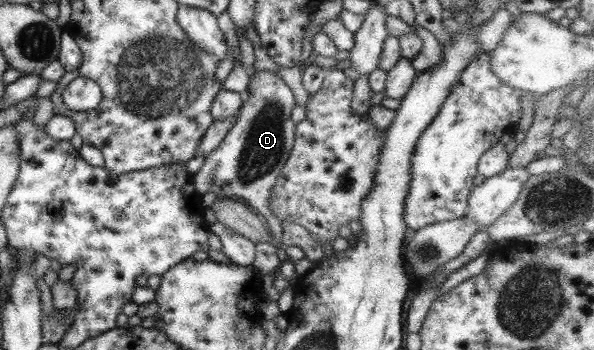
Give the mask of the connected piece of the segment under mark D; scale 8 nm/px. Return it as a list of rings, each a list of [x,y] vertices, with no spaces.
[[[266,70],[254,72],[247,84],[237,119],[218,147],[204,156],[203,164],[192,176],[194,189],[199,196],[213,192],[216,197],[243,200],[264,220],[277,242],[283,229],[277,218],[269,212],[268,196],[292,148],[295,125],[290,116],[295,106],[292,92],[277,74]]]

